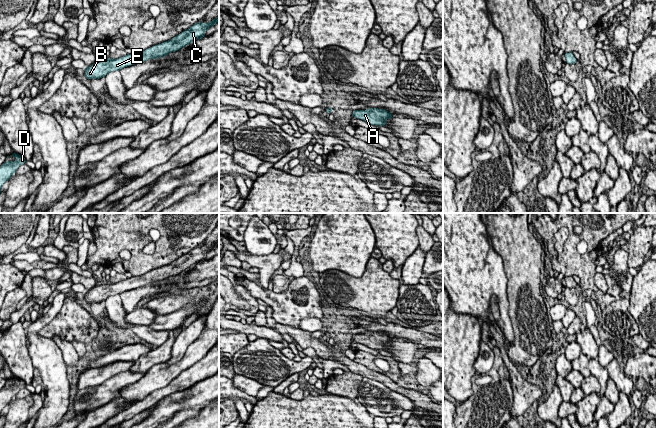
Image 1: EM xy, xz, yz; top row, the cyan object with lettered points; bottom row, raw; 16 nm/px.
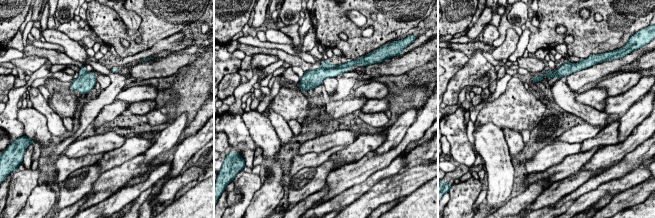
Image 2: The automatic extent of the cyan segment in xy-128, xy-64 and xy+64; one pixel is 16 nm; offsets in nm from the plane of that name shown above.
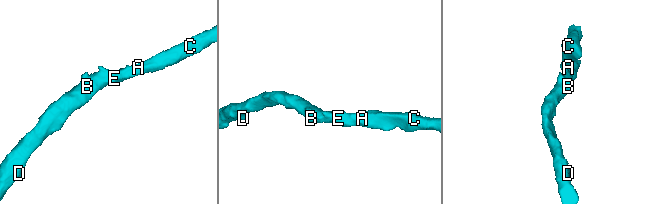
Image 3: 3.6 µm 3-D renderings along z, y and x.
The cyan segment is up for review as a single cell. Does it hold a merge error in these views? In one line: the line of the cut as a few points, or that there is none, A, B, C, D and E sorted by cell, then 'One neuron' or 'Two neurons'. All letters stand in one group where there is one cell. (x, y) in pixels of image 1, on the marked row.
No split. Groups: A B C D E. One neuron

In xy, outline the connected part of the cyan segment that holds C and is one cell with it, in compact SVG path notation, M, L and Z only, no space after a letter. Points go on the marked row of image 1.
M219 16L208 23L195 23L193 26L189 27L169 41L154 45L144 51L133 52L117 59L112 57L107 58L106 60L98 59L95 63L84 69L84 75L89 80L100 79L101 77L105 77L109 72L119 71L122 68L147 61L149 59L168 56L170 52L176 52L182 47L185 47L190 43L194 43L197 39L205 37L205 31L208 31L210 27L214 27L217 22L219 22Z

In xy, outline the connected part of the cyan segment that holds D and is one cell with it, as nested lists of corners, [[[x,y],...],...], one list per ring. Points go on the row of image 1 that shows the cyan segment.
[[[13,152],[10,156],[16,157],[17,160],[11,162],[6,160],[2,165],[0,165],[0,190],[3,184],[16,172],[17,168],[26,162],[26,159],[22,155]]]

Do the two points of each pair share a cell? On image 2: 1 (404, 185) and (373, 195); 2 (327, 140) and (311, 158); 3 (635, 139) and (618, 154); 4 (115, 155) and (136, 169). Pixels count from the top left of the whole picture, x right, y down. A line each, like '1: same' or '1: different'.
1: same
2: different
3: same
4: different

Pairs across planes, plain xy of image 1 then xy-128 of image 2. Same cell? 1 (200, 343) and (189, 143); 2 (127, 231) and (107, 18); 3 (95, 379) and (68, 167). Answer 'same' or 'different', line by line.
1: different
2: same
3: same

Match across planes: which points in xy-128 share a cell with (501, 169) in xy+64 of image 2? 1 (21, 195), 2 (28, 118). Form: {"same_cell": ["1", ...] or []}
{"same_cell": ["2"]}

